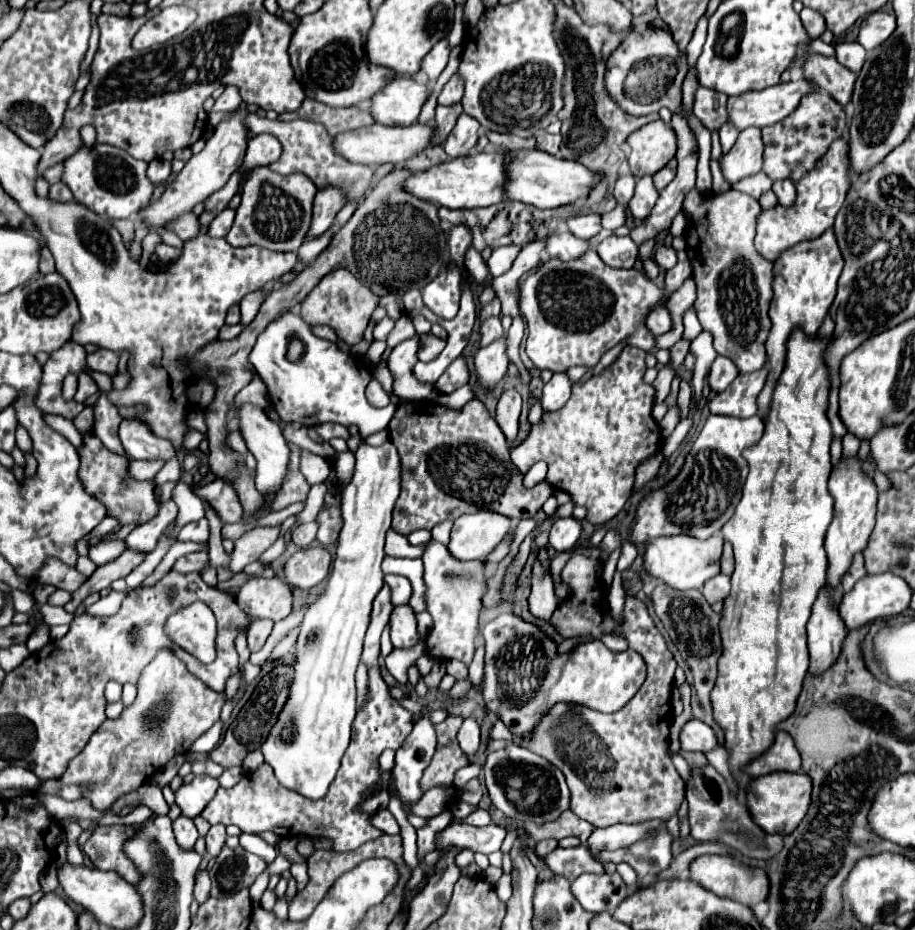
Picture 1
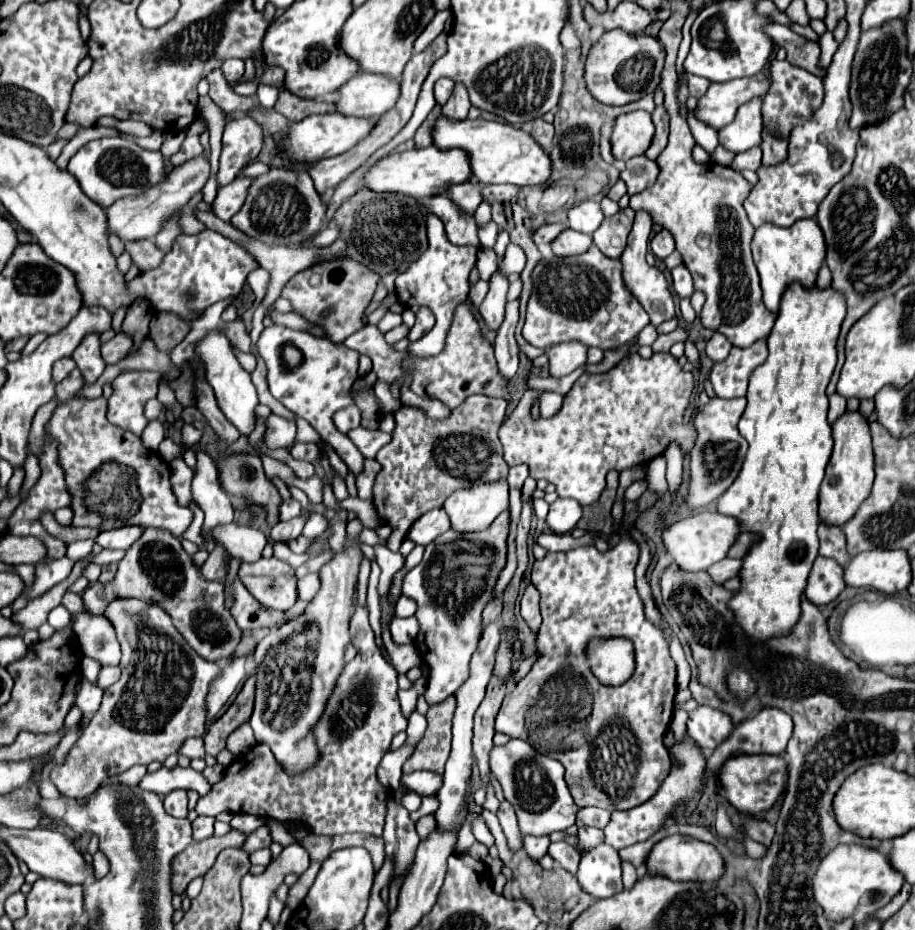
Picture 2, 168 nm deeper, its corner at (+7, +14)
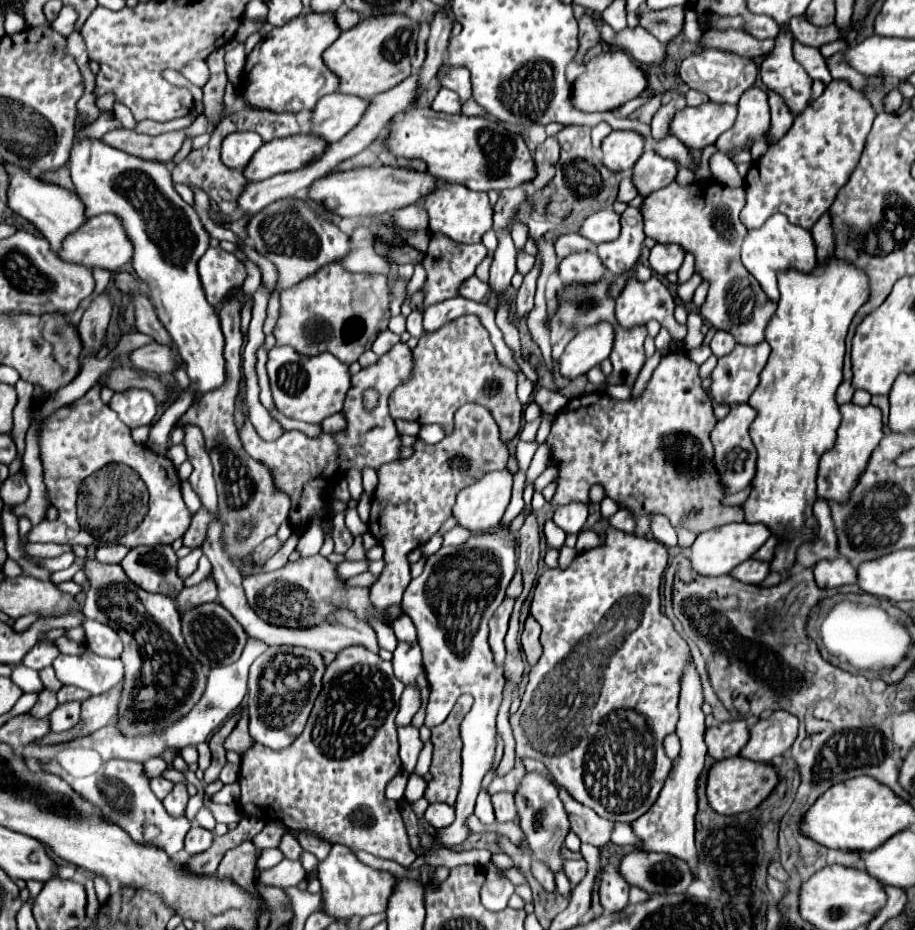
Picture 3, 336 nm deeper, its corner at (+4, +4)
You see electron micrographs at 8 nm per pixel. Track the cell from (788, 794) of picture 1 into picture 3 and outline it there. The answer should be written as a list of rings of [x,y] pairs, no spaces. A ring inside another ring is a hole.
[[[732,756],[716,762],[710,768],[706,794],[708,794],[710,806],[718,814],[740,814],[744,810],[754,810],[756,806],[760,806],[760,802],[764,802],[764,798],[772,794],[772,790],[776,788],[776,782],[778,782],[778,774],[770,764],[756,764],[752,760]]]

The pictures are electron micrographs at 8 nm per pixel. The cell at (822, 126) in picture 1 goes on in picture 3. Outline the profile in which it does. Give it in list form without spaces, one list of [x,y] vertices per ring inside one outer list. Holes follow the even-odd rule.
[[[778,34],[776,48],[760,64],[760,78],[768,90],[782,96],[792,116],[802,114],[812,100],[812,78],[794,60],[790,34]]]

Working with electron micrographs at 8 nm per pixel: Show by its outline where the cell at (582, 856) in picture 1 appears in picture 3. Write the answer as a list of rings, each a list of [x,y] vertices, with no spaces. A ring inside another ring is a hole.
[[[566,860],[564,862],[564,874],[568,876],[572,886],[576,886],[584,878],[587,873],[587,866],[585,860]]]

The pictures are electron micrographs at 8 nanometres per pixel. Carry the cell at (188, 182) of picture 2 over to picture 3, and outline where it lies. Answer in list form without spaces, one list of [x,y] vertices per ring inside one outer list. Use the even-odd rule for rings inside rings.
[[[100,214],[94,218],[88,218],[88,222],[70,234],[64,240],[64,246],[60,250],[60,258],[64,262],[74,262],[74,264],[84,264],[88,268],[106,268],[106,270],[120,270],[132,260],[132,242],[128,242],[128,234],[124,234],[124,226],[120,218],[114,214]]]

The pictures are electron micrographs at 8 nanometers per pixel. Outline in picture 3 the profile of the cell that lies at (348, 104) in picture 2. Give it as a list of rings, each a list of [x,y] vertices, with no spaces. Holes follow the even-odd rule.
[[[328,94],[320,98],[312,116],[312,134],[324,136],[326,142],[338,142],[346,136],[364,116],[368,100],[352,94]]]

